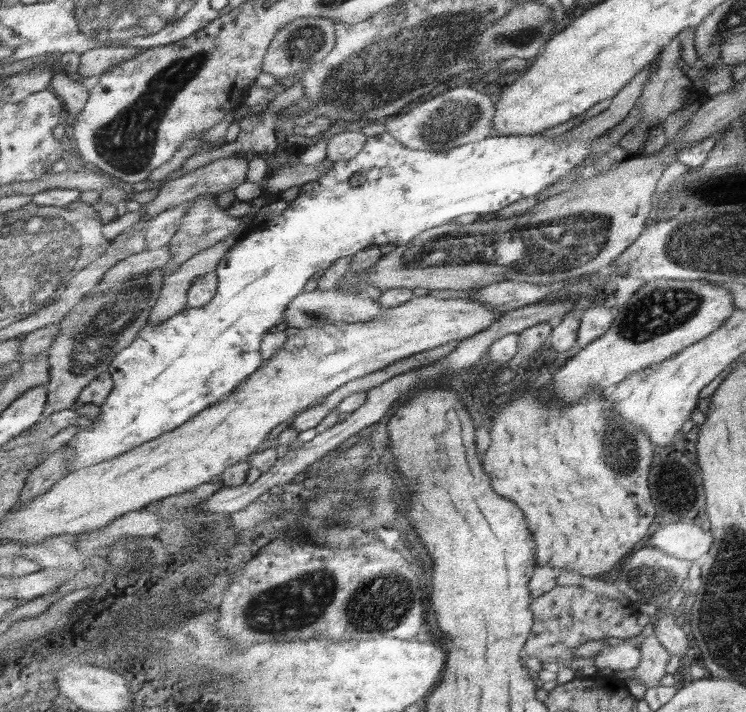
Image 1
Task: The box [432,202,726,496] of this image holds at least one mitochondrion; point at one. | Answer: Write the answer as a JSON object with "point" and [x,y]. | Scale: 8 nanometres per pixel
{"point":[661,309]}

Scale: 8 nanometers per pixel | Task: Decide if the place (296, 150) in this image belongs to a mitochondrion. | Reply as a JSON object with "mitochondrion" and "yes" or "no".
{"mitochondrion":"no"}

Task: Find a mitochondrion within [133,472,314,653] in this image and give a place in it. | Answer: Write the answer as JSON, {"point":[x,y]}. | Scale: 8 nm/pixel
{"point":[206,531]}

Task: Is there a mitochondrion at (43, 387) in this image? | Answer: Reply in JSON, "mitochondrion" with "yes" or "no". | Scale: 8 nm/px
{"mitochondrion":"no"}

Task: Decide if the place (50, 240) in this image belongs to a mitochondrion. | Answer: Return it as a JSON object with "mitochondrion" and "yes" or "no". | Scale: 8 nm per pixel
{"mitochondrion":"yes"}

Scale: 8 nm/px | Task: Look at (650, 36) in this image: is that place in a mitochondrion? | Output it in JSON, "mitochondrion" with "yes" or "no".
{"mitochondrion":"no"}

